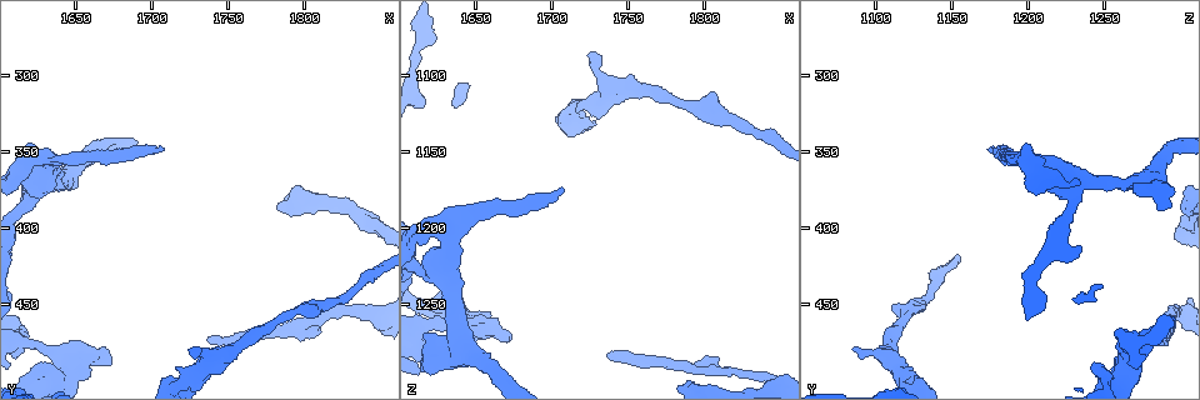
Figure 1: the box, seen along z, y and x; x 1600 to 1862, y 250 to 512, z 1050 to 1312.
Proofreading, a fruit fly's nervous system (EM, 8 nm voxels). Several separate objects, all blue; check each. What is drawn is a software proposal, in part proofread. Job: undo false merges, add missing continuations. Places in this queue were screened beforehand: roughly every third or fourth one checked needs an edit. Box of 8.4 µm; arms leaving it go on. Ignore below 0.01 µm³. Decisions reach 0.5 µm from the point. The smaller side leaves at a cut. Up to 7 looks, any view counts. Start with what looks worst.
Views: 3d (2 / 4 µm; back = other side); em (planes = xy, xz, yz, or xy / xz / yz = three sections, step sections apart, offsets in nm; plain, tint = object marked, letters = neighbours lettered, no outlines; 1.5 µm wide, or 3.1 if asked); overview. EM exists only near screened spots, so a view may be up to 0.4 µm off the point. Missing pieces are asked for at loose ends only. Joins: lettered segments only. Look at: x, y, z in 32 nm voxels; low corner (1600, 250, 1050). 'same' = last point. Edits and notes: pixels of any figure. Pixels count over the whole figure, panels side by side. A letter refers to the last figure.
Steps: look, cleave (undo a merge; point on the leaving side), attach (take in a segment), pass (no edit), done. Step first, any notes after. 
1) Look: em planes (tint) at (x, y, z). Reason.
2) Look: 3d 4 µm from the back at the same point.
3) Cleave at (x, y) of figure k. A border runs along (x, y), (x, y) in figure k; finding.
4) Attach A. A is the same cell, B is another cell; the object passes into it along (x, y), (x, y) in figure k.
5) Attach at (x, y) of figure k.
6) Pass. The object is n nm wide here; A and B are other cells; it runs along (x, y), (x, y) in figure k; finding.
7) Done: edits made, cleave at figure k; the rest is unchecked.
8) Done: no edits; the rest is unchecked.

Look: 3d 2 µm from the back at (1736, 474, 1282). Thin end.

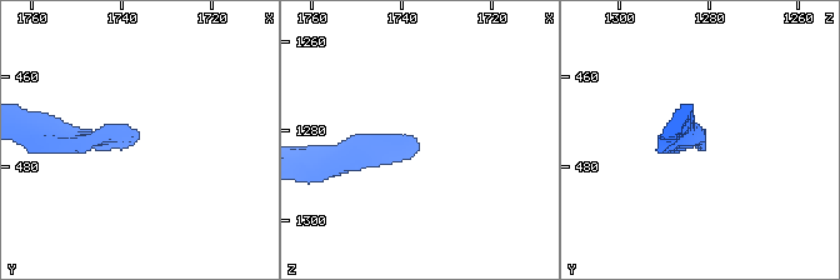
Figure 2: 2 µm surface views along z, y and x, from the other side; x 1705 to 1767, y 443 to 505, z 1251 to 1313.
Look: em xz step 8 (tint) at (1737, 474, 1282).

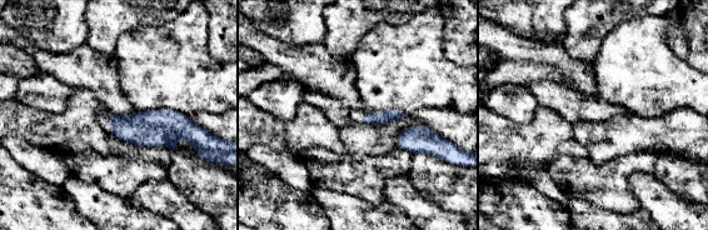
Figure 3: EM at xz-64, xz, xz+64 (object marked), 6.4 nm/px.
Look: em xz step 8 (letters) at the same point. See the neighbours.

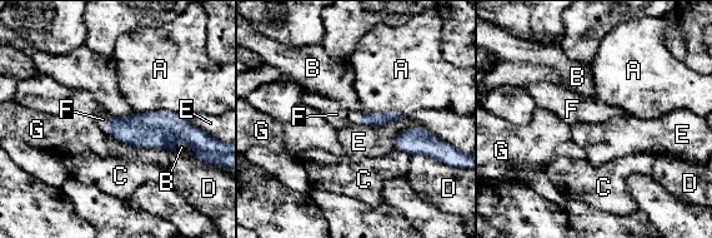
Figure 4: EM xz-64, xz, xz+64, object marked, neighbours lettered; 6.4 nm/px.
Attach F. F is the same cell, A, B, C, D, E and G are other cells; the object passes into it along (385, 117), (370, 115), (337, 115) in figure 4; the cell continues.

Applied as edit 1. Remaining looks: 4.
Look: 3d 2 µm at (1738, 484, 1108). Arms part here.

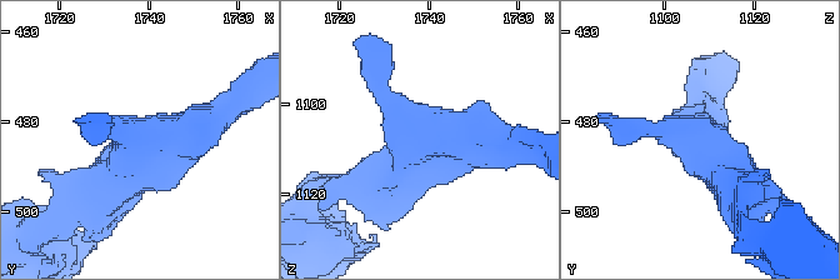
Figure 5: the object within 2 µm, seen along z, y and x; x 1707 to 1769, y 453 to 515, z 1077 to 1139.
Look: em planes (letters) at (1739, 485, 1108).

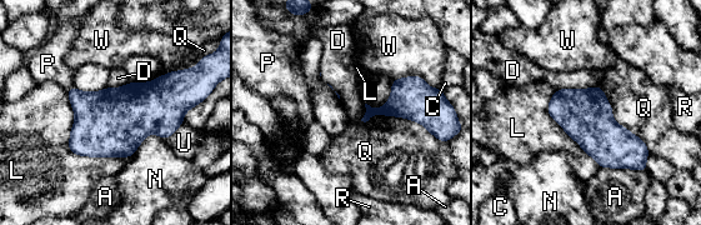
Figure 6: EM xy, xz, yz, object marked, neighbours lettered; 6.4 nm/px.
Pass. The longest contact is with L, 600 nm; A, C, D, L, N, P, Q, R, U and W are other cells; one cell here.

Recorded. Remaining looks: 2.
Look: em planes (letters) at (1622, 476, 1266). Three arms meet.

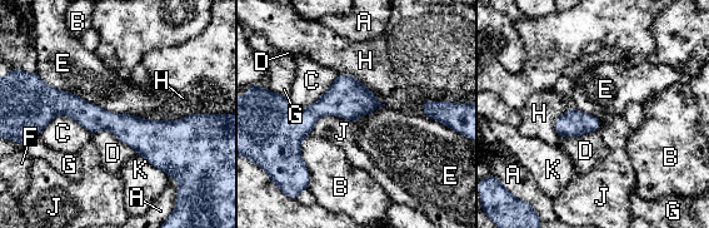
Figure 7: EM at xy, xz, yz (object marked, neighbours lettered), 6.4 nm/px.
Pass. The object is 140 nm wide here; A, B, C, D, E, F, G, H, J and K are other cells; it runs along (23, 108), (170, 125) in figure 7; continuous, no second cell.

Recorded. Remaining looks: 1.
Done: edits made, attach at figure 4; the rest is unchecked.

